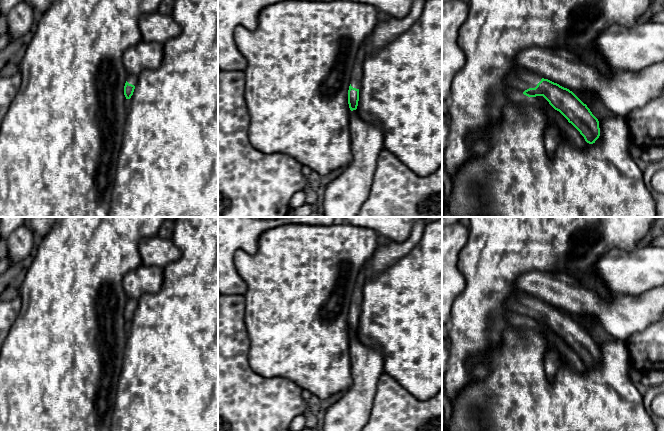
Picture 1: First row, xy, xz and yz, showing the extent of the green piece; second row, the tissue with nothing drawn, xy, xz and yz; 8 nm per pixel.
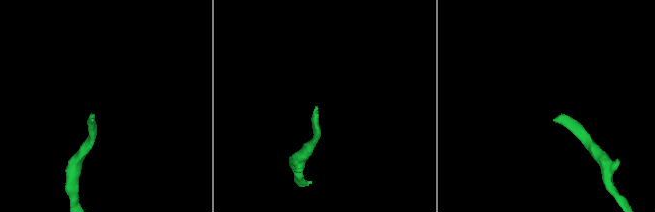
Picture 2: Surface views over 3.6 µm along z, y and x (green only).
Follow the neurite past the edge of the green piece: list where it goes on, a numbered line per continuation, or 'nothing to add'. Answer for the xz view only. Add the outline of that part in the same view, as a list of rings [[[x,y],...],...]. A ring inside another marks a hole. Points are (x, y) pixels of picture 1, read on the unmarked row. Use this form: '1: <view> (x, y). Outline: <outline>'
1: xz (385, 256). Outline: [[[426,217],[417,221],[413,225],[409,237],[402,243],[377,246],[376,251],[357,277],[351,304],[353,312],[360,312],[362,290],[366,280],[376,277],[408,254],[421,240],[426,224]]]

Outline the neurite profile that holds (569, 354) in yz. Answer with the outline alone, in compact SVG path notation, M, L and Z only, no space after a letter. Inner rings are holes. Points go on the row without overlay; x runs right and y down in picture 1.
M551 329L547 330L545 334L553 346L563 355L564 359L568 361L574 369L581 373L586 371L587 366L584 361L559 335L555 334Z

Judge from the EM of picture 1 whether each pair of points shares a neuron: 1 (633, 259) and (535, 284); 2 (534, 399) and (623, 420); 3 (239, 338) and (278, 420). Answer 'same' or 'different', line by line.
1: different
2: same
3: same

